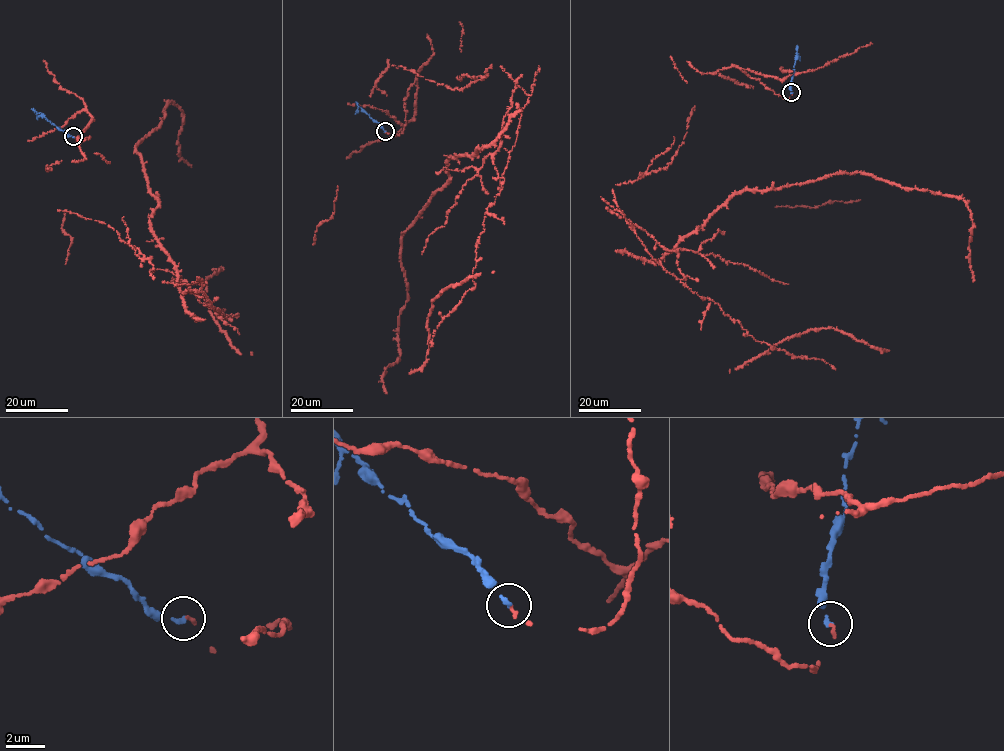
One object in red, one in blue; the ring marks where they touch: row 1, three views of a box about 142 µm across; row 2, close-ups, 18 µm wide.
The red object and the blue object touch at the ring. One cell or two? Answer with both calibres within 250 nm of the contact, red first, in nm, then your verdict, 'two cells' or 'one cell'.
calibres 180 and 240 nm; one cell

